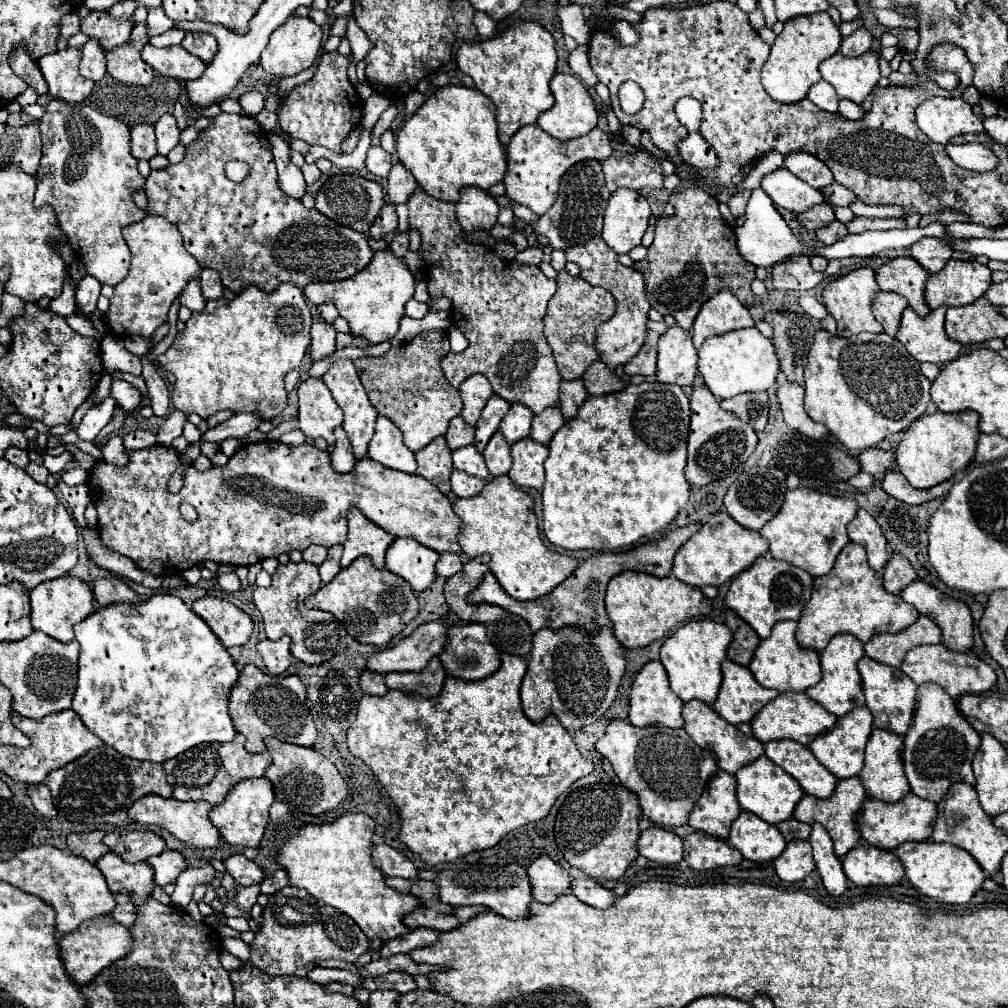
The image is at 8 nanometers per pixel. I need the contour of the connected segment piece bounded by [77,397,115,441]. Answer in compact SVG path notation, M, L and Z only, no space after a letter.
M107 397L105 401L93 405L85 413L85 417L81 419L81 423L77 427L77 435L83 441L93 441L99 435L99 431L109 423L111 413L113 413L113 407L115 407L115 399L113 397Z

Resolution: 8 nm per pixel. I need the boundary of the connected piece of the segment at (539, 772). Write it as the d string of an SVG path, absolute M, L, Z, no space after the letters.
M501 653L501 667L493 675L489 675L489 677L485 677L481 681L465 681L465 679L457 679L457 677L447 677L445 683L443 683L441 695L431 697L431 699L415 695L415 693L403 693L399 689L389 689L387 695L383 695L383 697L373 697L373 695L363 695L361 697L359 709L357 709L357 717L351 723L351 727L347 729L347 747L349 747L349 751L353 755L361 757L371 767L375 777L387 789L387 793L391 795L393 803L397 805L397 811L399 811L399 817L401 817L401 841L413 853L417 853L425 863L437 865L437 863L453 861L453 859L457 859L461 855L469 855L473 851L481 851L481 849L489 849L489 847L497 845L509 831L547 817L551 807L553 807L553 803L557 801L557 797L569 785L573 785L579 777L585 777L585 775L589 775L593 771L593 767L595 767L593 761L585 759L577 751L577 747L573 743L573 737L559 723L559 719L555 715L547 715L539 723L533 723L531 719L525 717L525 713L521 709L521 701L519 701L519 685L521 685L521 679L523 679L525 671L527 671L527 661L523 657Z

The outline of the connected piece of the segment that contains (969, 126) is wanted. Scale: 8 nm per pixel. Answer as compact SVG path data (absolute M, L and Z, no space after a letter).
M931 97L917 107L919 129L935 143L949 145L949 139L967 133L983 133L983 123L971 105L961 97Z

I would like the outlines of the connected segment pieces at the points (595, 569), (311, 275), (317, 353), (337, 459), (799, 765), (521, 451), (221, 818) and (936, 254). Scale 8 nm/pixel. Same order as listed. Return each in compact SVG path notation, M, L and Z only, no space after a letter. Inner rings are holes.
M693 523L693 525L687 525L687 527L681 527L681 529L675 529L671 533L667 533L661 541L657 543L647 543L647 545L639 545L635 549L629 549L629 551L621 551L621 553L597 553L597 555L591 555L583 565L579 565L561 585L557 585L549 595L545 597L539 597L535 601L517 601L513 599L511 595L505 593L505 589L495 581L495 575L489 571L483 581L467 595L467 603L491 603L491 605L499 605L511 613L517 613L519 617L523 617L533 633L537 633L539 629L543 627L549 627L549 629L559 629L559 627L565 627L565 625L579 625L583 629L589 629L593 627L599 627L599 625L607 625L611 627L611 621L607 617L607 611L605 611L605 589L607 589L607 583L623 573L623 571L641 571L641 573L649 573L649 575L655 575L655 577L667 577L671 573L671 565L673 565L673 557L677 553L677 549L699 529L699 523Z
M229 113L217 115L213 125L205 131L205 137L199 141L195 139L187 147L181 163L151 171L145 183L145 211L169 219L169 223L173 223L183 235L185 249L197 259L197 263L219 271L223 285L233 293L239 293L249 285L271 293L285 281L295 283L297 287L305 287L313 281L339 281L365 269L373 257L373 251L367 245L367 235L333 223L317 209L307 209L301 201L283 195L277 187L277 169L269 149L269 139L267 133L263 133L265 131L257 121L253 121L253 117ZM233 159L241 159L249 165L249 175L241 183L229 181L225 175L225 161Z
M313 321L311 325L311 347L313 361L319 361L335 351L335 329L325 321Z
M337 427L335 437L337 437L337 441L335 441L335 449L333 449L333 453L331 453L333 469L335 469L337 473L349 473L349 471L353 471L357 459L355 459L353 451L351 451L351 443L349 443L343 427Z
M769 741L765 743L765 755L797 779L805 793L827 799L835 791L837 777L811 755L809 747L797 741Z
M531 437L521 439L511 445L511 457L513 465L511 471L507 473L515 485L521 487L533 487L541 489L545 471L543 471L543 461L547 459L549 449Z
M253 777L247 781L237 783L225 797L221 805L213 807L211 823L219 829L221 837L231 845L243 845L243 847L259 847L265 827L269 823L269 807L275 801L273 785L265 777Z
M923 237L915 245L911 245L911 257L917 259L929 273L937 273L951 259L953 249L947 241L937 237Z

